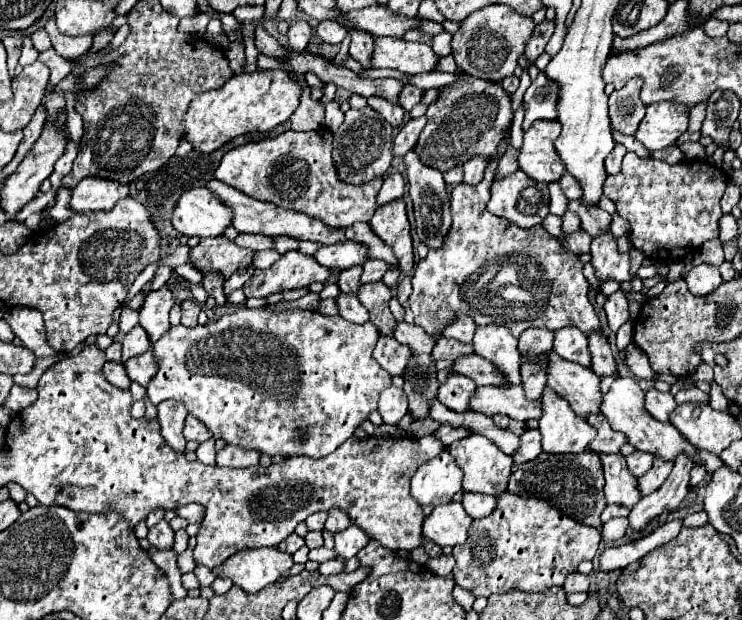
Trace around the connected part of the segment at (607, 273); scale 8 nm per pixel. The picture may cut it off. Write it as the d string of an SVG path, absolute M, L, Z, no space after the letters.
M605 233L591 241L591 263L595 267L599 283L605 283L609 279L618 282L631 280L629 253L617 251L615 237L611 233Z

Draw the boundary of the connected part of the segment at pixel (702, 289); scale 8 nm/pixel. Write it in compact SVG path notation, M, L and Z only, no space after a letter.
M697 265L685 275L687 287L693 295L707 295L715 291L721 285L721 275L719 269L713 265Z

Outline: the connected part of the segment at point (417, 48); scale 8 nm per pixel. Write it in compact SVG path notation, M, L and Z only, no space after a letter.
M377 37L371 55L371 67L381 69L397 69L403 73L427 73L435 69L435 57L431 45L427 43L411 43L399 37Z

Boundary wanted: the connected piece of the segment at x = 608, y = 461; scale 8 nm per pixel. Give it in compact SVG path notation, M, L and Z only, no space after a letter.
M621 453L601 455L605 469L605 499L607 503L617 503L631 509L643 495L637 489L637 479L629 473L625 457Z

